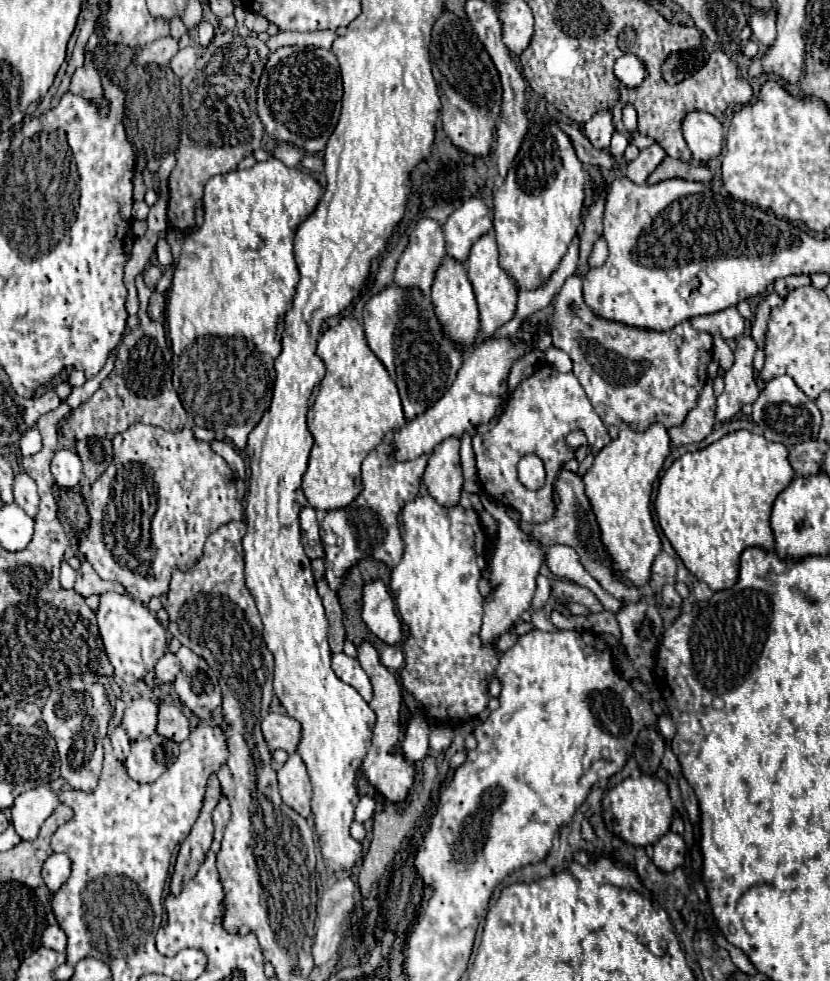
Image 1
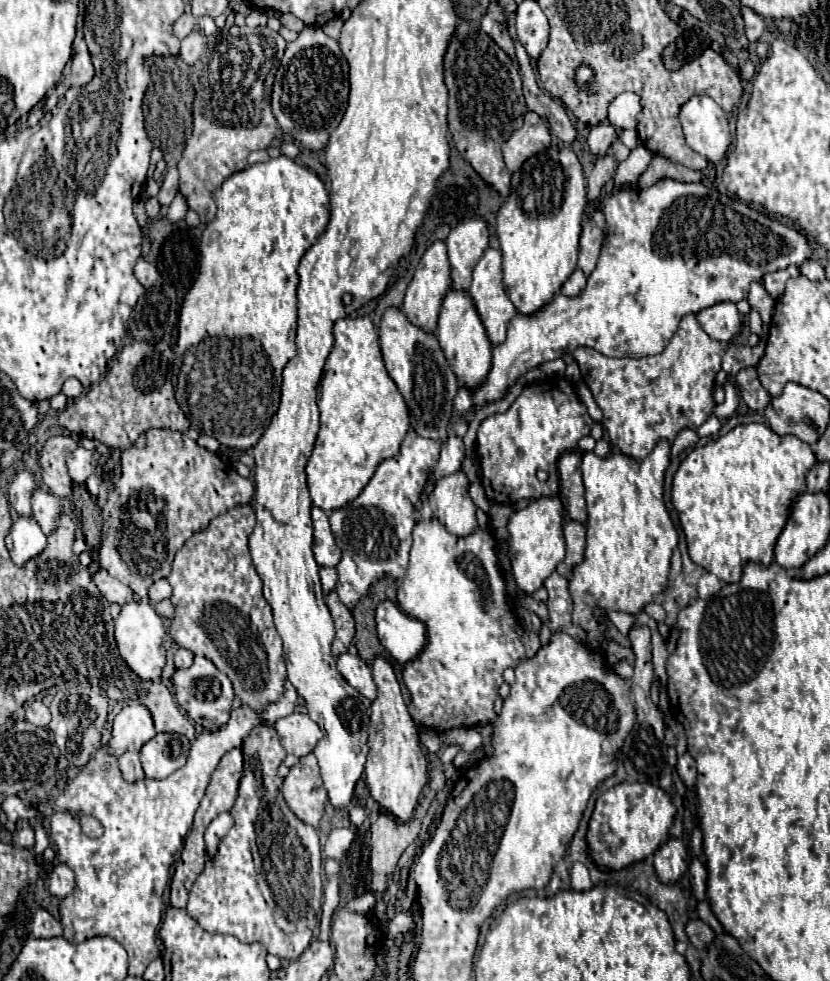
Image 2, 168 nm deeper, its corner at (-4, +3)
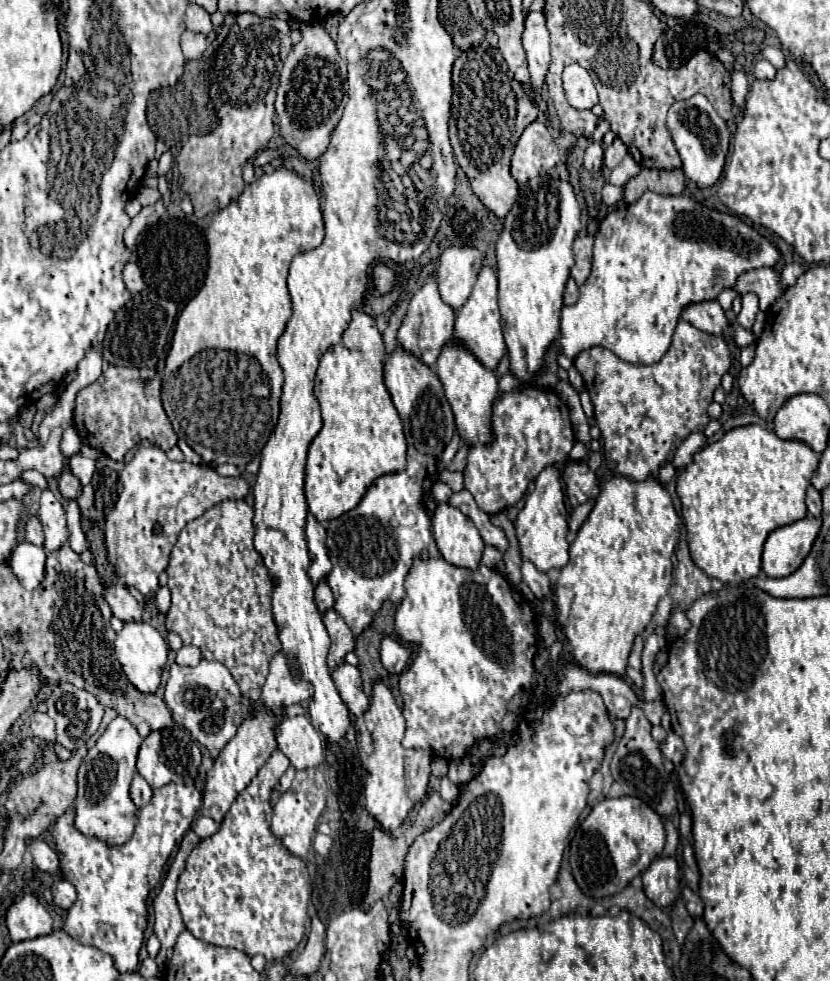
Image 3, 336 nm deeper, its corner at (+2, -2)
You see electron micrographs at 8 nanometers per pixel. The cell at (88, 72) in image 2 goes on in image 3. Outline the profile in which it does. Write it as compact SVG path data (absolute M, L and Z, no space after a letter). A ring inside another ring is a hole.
M70 49L70 55L68 55L68 65L66 65L66 85L74 85L80 81L80 77L86 73L84 69L84 63L80 59L80 55Z

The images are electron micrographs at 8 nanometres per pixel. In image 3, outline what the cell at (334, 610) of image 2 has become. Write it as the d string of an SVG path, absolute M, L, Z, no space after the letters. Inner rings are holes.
M334 609L326 611L322 621L326 625L326 631L328 631L330 639L332 639L332 645L330 645L330 651L328 651L328 667L334 669L340 663L344 663L346 653L354 651L356 641L354 641L354 635L352 635L350 627L344 623L344 619Z

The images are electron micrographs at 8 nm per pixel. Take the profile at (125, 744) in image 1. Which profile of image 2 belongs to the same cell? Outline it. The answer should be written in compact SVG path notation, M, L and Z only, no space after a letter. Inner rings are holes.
M124 752L118 760L120 760L122 776L128 782L134 782L134 780L144 778L144 772L142 772L142 766L140 766L140 760L138 760L138 752Z

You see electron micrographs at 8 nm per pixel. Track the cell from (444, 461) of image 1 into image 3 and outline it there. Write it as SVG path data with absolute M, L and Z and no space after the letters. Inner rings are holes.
M438 505L432 519L432 533L440 557L456 567L478 569L484 541L474 523L452 505Z

